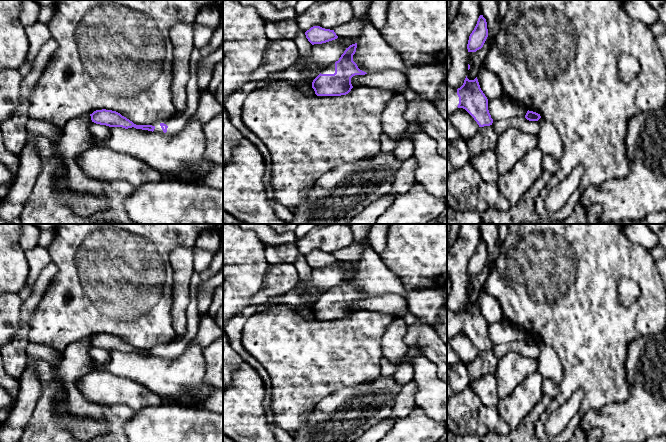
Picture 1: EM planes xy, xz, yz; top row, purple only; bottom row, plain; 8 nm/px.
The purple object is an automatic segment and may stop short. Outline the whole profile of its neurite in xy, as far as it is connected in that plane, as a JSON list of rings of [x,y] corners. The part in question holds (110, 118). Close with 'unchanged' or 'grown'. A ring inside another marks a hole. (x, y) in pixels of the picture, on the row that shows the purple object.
[[[194,48],[190,58],[191,77],[186,86],[186,109],[180,117],[170,117],[165,120],[158,120],[152,125],[136,125],[116,111],[102,109],[96,110],[90,114],[92,122],[109,127],[122,127],[125,129],[134,127],[136,129],[165,133],[168,135],[174,135],[181,132],[198,107],[200,88],[197,80],[197,67],[201,57],[199,49]]]; grown

